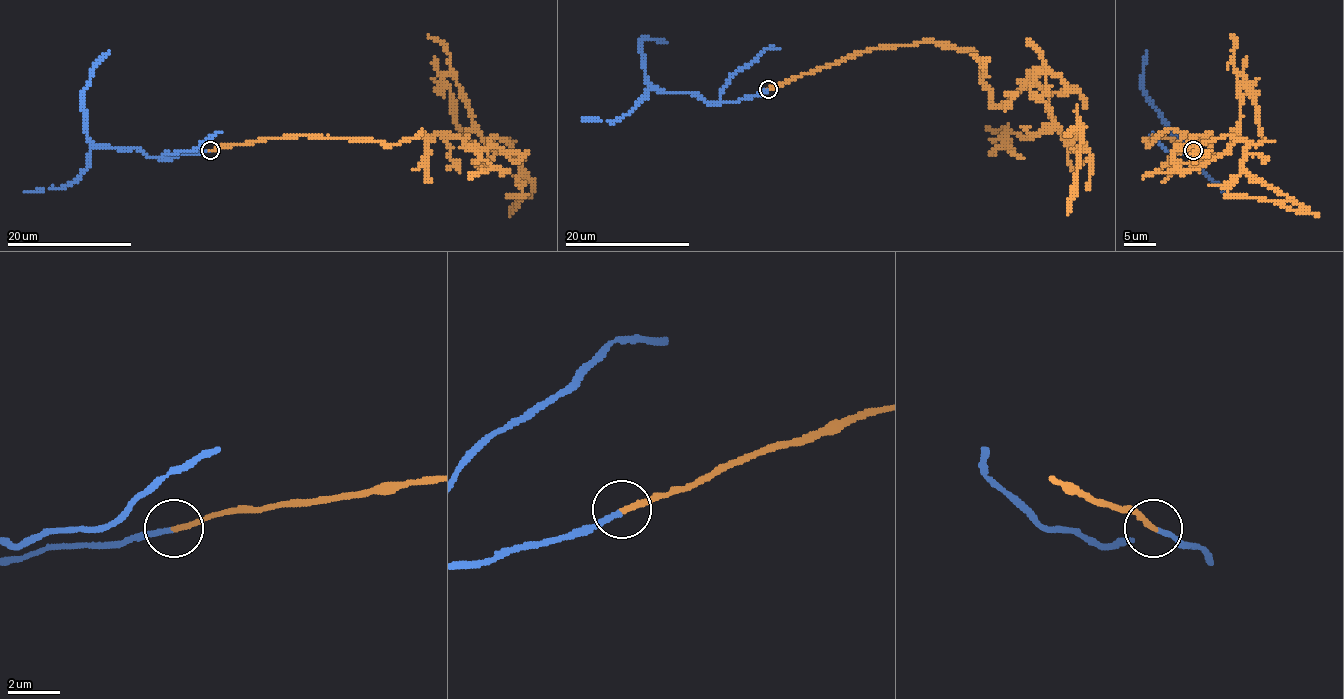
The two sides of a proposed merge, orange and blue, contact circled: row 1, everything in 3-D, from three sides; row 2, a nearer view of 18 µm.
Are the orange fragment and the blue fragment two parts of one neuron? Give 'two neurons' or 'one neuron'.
one neuron

